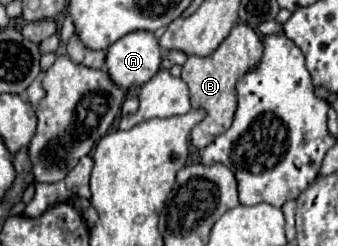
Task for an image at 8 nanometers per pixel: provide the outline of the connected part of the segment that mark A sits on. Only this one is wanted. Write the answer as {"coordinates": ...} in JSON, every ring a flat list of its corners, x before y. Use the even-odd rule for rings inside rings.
{"coordinates":[[146,30,130,32,108,48,106,70,126,90,146,84,160,70,160,64,158,38]]}

